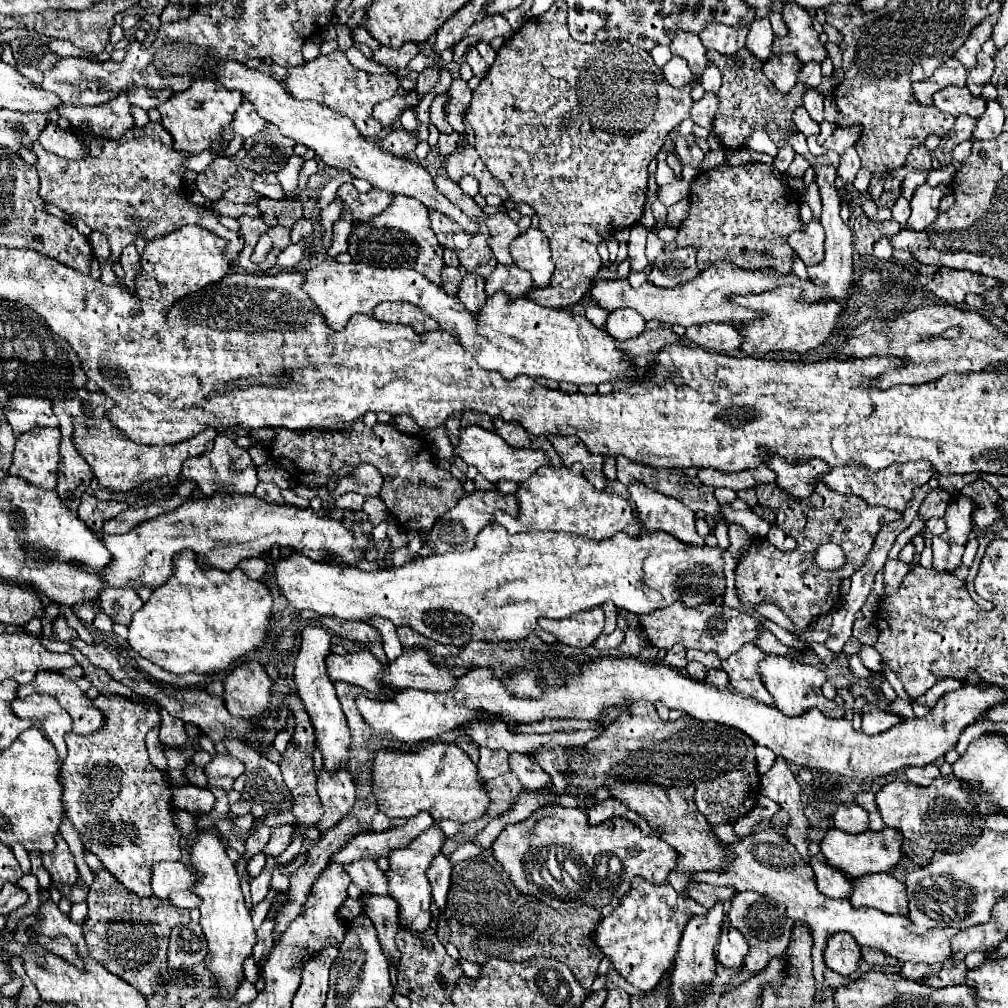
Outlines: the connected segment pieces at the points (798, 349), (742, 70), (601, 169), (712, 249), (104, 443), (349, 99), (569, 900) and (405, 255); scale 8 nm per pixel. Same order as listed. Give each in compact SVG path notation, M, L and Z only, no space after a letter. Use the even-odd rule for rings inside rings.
M786 285L786 287L778 287L774 291L762 293L762 295L746 295L746 297L734 297L732 301L738 305L744 305L748 309L754 311L762 311L768 317L752 321L748 325L740 325L740 333L744 335L744 343L742 343L742 351L746 351L748 355L756 355L756 353L770 353L770 351L794 351L794 353L806 353L810 349L816 349L818 345L822 345L828 335L832 333L832 329L838 325L844 305L836 303L836 301L824 301L824 303L804 303L798 299L800 297L800 289Z
M748 49L738 51L736 55L720 55L720 53L712 53L710 59L718 65L718 69L722 71L722 87L718 89L718 101L720 107L716 111L714 117L714 127L712 133L720 139L724 149L730 151L738 151L746 147L746 137L752 131L766 131L768 137L778 145L784 147L786 145L786 137L788 133L794 133L794 123L792 123L792 113L798 105L802 105L802 97L806 93L802 83L796 83L796 87L784 95L780 93L774 83L770 79L766 79L766 75L762 73L762 61L756 59Z
M554 1L554 5L544 15L530 17L510 39L504 41L504 45L498 49L494 65L490 67L486 77L480 81L480 85L472 93L472 103L470 103L468 113L466 113L466 119L474 131L474 139L476 139L474 147L480 155L480 159L484 161L488 171L502 181L502 185L506 187L506 191L510 193L510 199L514 203L528 203L534 207L534 211L540 219L540 231L544 231L544 235L550 241L552 257L556 263L550 285L546 289L532 289L528 293L528 299L532 299L544 307L576 305L586 295L586 291L590 289L590 285L596 279L596 273L602 267L598 251L596 251L598 243L602 241L602 235L614 233L616 229L634 227L634 223L638 223L638 219L642 217L644 203L646 203L648 163L662 149L666 135L672 129L676 129L688 117L690 107L692 107L692 97L690 97L692 85L686 85L682 89L668 87L668 83L662 75L662 69L654 65L648 51L640 51L638 47L628 45L628 41L614 41L614 39L610 39L606 43L590 43L590 45L582 45L582 43L574 41L568 33L568 27L566 27L566 11L568 11L568 7L564 5L564 1Z
M728 163L702 171L690 185L690 215L678 227L676 245L678 247L698 247L696 259L698 267L706 269L714 261L730 261L742 269L776 269L782 273L792 271L792 249L786 237L802 227L798 215L798 193L790 189L784 181L772 175L770 165L748 163L740 167L730 167Z
M78 389L77 393L82 399L82 405L88 406L91 410L91 415L87 418L88 423L94 422L94 425L88 424L86 427L76 425L74 445L76 445L78 453L88 461L88 465L94 469L94 475L98 477L100 487L110 489L114 493L128 493L128 491L144 485L144 483L152 483L152 481L158 481L162 477L170 477L168 487L174 487L180 479L182 463L190 457L190 453L204 455L204 451L212 449L212 439L218 435L216 429L208 427L206 431L198 433L194 439L182 441L176 445L166 445L166 447L138 445L138 443L130 441L118 427L114 427L102 415L114 406L114 401L111 398L101 393L88 392L85 389Z
M332 51L328 55L320 55L312 61L302 63L302 67L288 69L288 75L284 77L284 85L296 99L314 99L350 117L356 129L366 139L374 139L374 135L380 135L382 127L380 123L376 123L372 115L372 107L380 103L382 99L390 99L398 91L398 77L396 75L372 75L366 71L358 71L356 67L350 65L350 61L346 59L342 51Z
M560 805L540 807L528 819L516 825L508 825L492 843L492 855L502 865L502 869L508 871L512 883L516 885L516 889L522 891L522 895L532 895L558 911L576 909L584 905L602 909L604 905L610 903L612 895L622 897L630 889L632 877L644 877L646 881L652 881L656 885L666 883L668 875L674 871L676 857L678 857L668 843L664 843L660 837L642 833L628 819L614 817L600 825L590 825L586 811L566 809Z
M394 195L392 203L372 219L356 223L348 237L348 253L356 263L368 263L370 267L412 267L440 285L440 271L444 267L442 247L430 229L428 209L410 197Z

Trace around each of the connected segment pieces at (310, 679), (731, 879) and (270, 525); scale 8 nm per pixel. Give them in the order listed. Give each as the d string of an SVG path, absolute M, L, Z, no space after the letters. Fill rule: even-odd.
M308 623L302 629L300 653L296 657L296 689L306 705L306 711L310 715L314 727L316 727L316 741L320 743L320 749L324 755L324 765L328 771L334 771L336 765L348 767L350 733L348 733L348 723L340 709L340 701L336 697L334 685L326 673L324 657L328 657L328 655L330 655L330 633L324 627L320 627L318 623Z
M760 829L758 833L750 833L742 837L738 843L722 845L724 851L734 855L734 861L724 871L704 871L692 875L692 881L702 881L708 885L728 885L736 891L758 891L760 895L770 895L778 903L786 905L788 917L794 921L800 919L812 929L814 947L812 947L812 959L814 959L814 979L816 979L816 999L820 1003L822 997L822 973L826 971L824 965L824 945L832 933L848 931L854 935L858 945L862 947L874 947L884 951L886 955L898 959L900 963L924 963L934 965L940 961L946 961L952 957L952 945L950 939L956 934L956 929L946 928L938 931L928 931L924 935L918 935L910 929L910 921L902 915L886 915L876 909L854 909L848 899L828 899L816 889L814 873L808 863L800 857L794 845L790 841L774 831L774 829Z
M218 491L212 497L188 499L180 507L148 519L124 535L104 535L102 543L112 555L112 563L100 571L100 577L110 587L140 585L156 589L173 573L174 555L182 549L192 549L202 569L214 567L220 571L232 571L242 559L262 557L272 545L292 547L294 551L320 561L322 551L328 549L338 559L338 565L356 565L364 559L364 545L368 539L360 533L360 525L354 525L354 533L348 533L342 521L324 517L326 513L314 513L312 509L296 509L292 505L272 505L256 499L254 495L228 495Z

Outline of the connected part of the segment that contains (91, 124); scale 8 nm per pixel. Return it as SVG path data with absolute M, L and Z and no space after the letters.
M122 91L112 103L102 103L96 107L74 107L74 105L60 105L60 117L70 119L72 133L76 135L76 127L88 127L92 137L106 137L118 139L126 129L134 125L130 115L130 103L126 99L126 91Z

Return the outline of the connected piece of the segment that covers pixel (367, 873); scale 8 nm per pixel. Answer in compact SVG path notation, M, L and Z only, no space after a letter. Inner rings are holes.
M358 859L348 865L343 866L349 874L352 883L362 889L362 893L372 893L372 895L388 895L388 879L384 871L378 869L376 861L372 859Z

